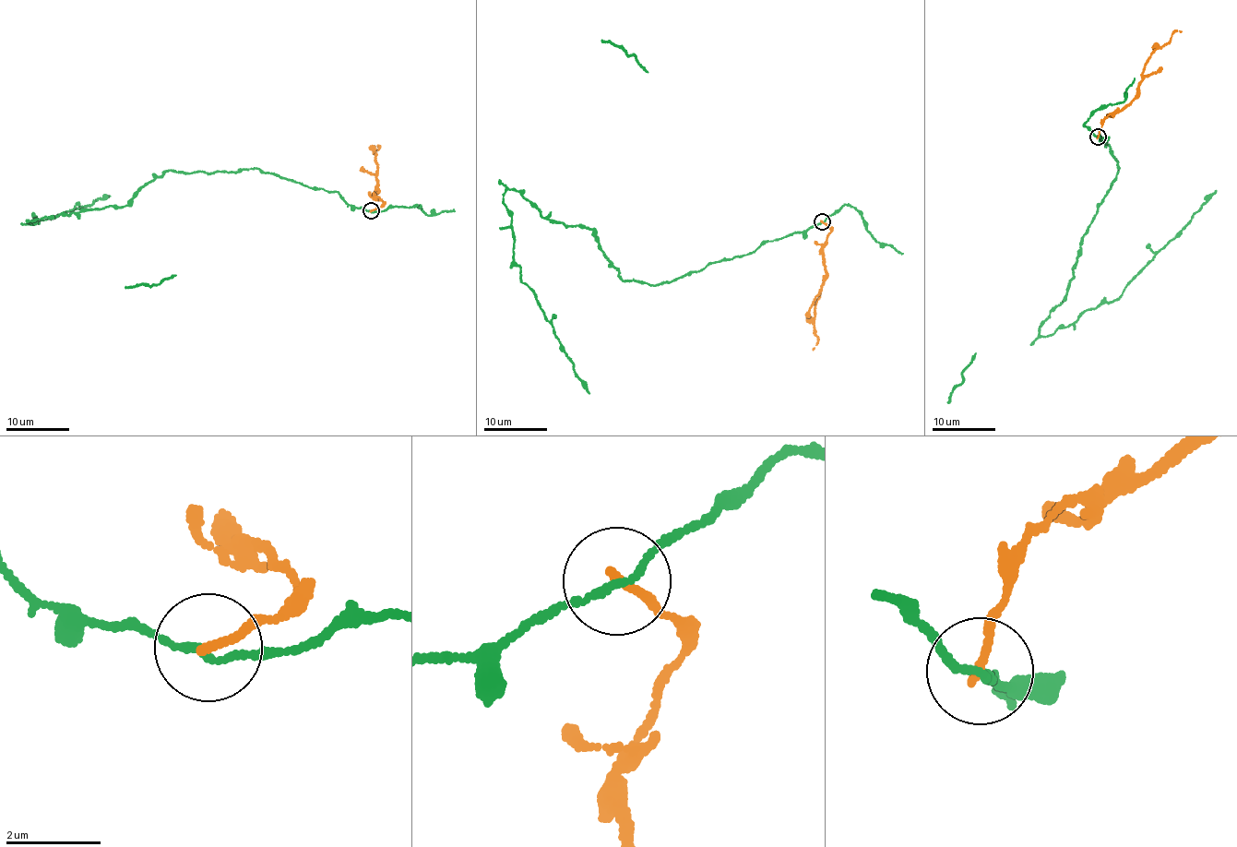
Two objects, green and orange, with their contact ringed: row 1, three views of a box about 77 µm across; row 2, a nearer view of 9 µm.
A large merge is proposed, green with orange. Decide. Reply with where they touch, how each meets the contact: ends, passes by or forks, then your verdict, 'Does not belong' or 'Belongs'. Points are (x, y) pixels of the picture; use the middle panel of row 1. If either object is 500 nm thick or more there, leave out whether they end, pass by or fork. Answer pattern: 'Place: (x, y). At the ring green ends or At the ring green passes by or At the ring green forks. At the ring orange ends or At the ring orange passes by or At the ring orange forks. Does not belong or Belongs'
Place: (822, 221). At the ring green passes by. At the ring orange ends. Does not belong

